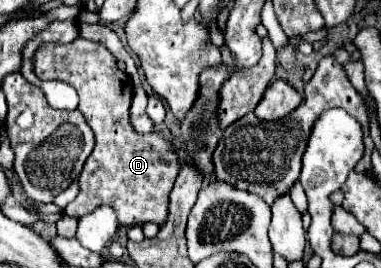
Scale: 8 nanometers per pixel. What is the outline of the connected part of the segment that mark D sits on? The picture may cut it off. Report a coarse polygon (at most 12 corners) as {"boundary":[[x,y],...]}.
{"boundary":[[77,38],[35,54],[95,132],[65,214],[163,224],[179,174],[159,134],[131,130],[131,78]]}

